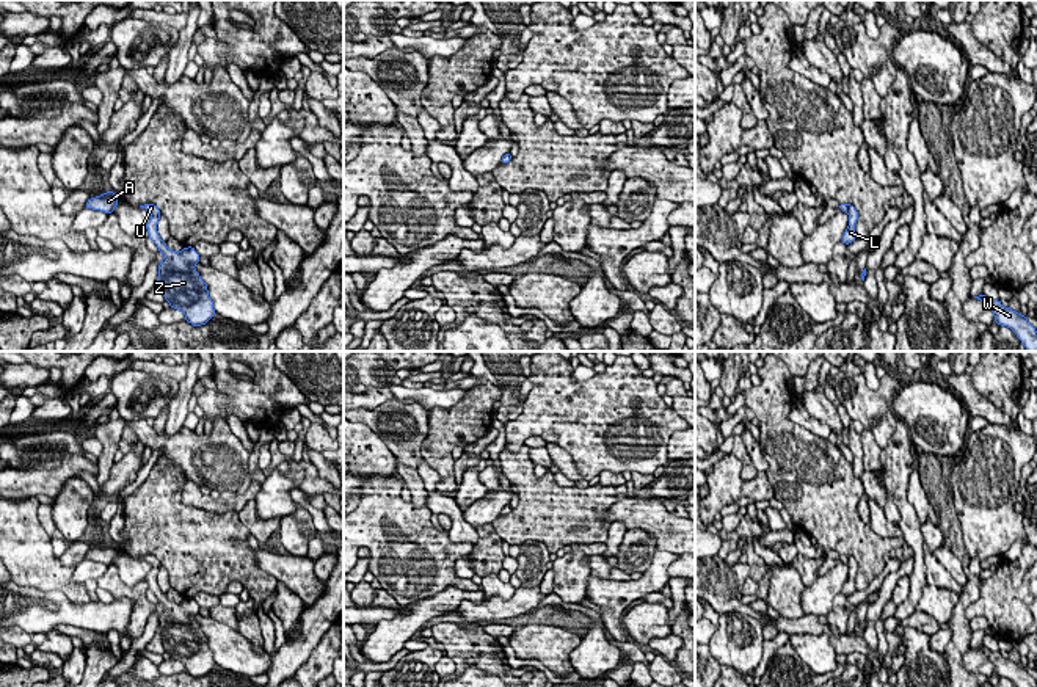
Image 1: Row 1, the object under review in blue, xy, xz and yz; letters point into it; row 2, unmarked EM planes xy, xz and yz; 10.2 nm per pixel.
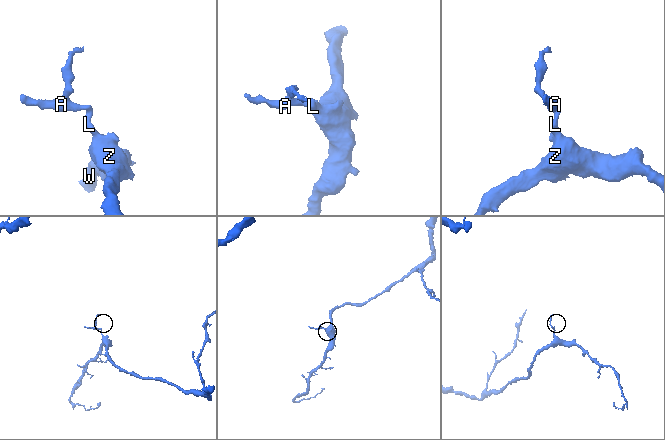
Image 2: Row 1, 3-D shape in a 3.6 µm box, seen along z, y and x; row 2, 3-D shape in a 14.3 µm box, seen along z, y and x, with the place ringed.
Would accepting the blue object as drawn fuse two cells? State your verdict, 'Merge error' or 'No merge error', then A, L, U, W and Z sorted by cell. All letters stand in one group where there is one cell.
No merge error. Groups: A L U W Z

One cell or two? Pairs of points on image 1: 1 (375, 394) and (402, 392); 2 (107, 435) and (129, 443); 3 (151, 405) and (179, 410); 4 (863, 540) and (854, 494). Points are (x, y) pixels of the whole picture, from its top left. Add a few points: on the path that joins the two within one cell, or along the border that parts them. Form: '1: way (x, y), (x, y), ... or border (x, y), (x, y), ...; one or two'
1: border (388, 388), (394, 399); two
2: border (126, 425), (118, 449); two
3: border (179, 381), (178, 391), (168, 403); two
4: way (852, 529), (849, 526), (849, 505); one

